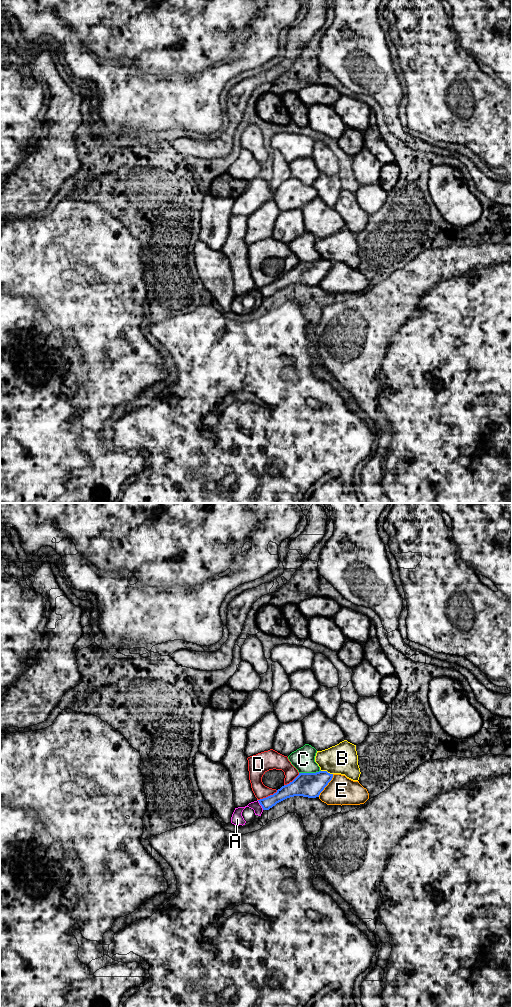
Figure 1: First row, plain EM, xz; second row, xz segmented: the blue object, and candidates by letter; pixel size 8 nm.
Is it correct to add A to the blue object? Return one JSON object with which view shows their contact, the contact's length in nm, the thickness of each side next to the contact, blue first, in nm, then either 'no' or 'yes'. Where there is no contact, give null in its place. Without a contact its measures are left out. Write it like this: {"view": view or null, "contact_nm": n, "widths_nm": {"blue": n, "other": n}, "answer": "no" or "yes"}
{"view": "xz", "contact_nm": 90, "widths_nm": {"blue": 110, "other": 100}, "answer": "no"}

